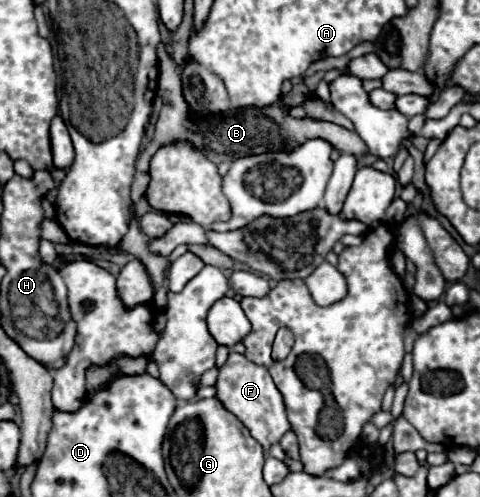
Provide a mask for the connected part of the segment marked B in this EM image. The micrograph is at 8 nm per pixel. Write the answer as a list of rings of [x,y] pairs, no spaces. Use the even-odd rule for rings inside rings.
[[[159,43],[159,47],[157,47],[157,59],[159,59],[157,95],[163,99],[163,109],[161,109],[159,121],[155,125],[155,137],[153,137],[155,145],[147,145],[147,149],[137,159],[137,175],[135,175],[135,183],[133,183],[133,191],[131,191],[133,201],[137,201],[139,197],[145,195],[147,183],[151,181],[151,177],[149,177],[151,155],[155,155],[155,151],[159,151],[159,147],[177,143],[179,139],[191,143],[199,153],[203,153],[213,163],[233,161],[233,159],[243,157],[243,155],[265,153],[265,151],[279,151],[279,149],[287,151],[287,149],[297,147],[299,143],[303,143],[307,139],[313,139],[313,137],[327,139],[329,143],[333,143],[335,149],[341,149],[343,153],[353,153],[353,155],[367,153],[367,145],[359,139],[359,135],[353,133],[353,131],[347,131],[345,127],[339,127],[339,125],[335,125],[331,121],[321,121],[321,119],[311,119],[311,117],[295,119],[295,117],[289,115],[291,105],[305,105],[305,101],[311,97],[311,91],[307,89],[305,83],[295,85],[291,89],[291,93],[283,95],[275,105],[263,107],[263,109],[253,109],[255,115],[241,113],[241,111],[239,113],[231,113],[229,111],[229,113],[203,115],[203,117],[199,117],[199,123],[195,123],[193,117],[191,117],[191,109],[187,107],[187,101],[183,99],[181,75],[177,73],[175,63],[173,63],[171,55],[165,51],[163,43]],[[263,125],[275,125],[275,127],[263,127]]]

